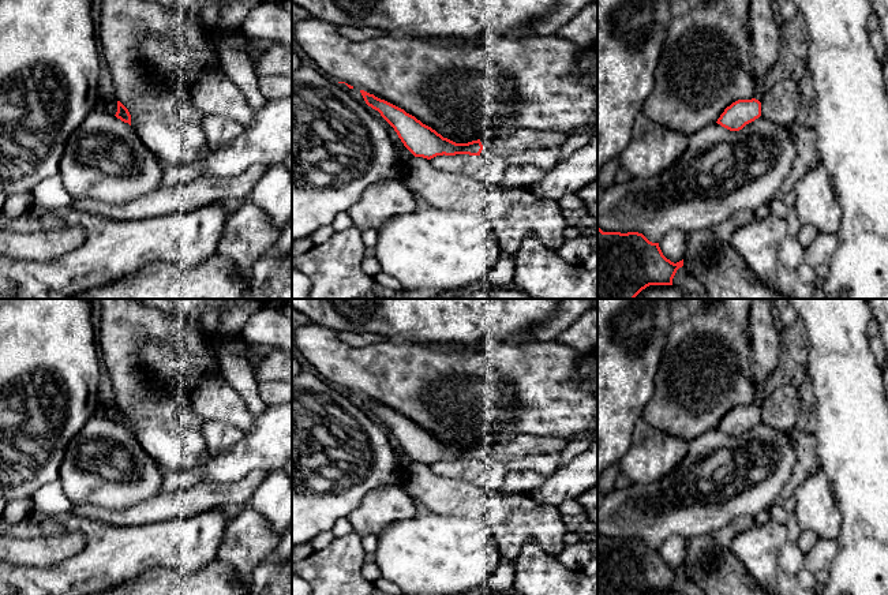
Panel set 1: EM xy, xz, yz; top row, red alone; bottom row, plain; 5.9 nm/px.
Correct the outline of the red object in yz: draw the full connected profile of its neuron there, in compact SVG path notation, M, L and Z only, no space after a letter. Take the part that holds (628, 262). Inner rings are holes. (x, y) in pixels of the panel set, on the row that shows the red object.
M597 227L597 299L634 299L649 285L672 285L672 278L682 266L683 259L671 262L663 255L659 243L649 242L642 233L603 232Z

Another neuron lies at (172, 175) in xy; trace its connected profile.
M194 162L186 165L168 165L162 172L160 188L172 187L177 183L187 183L196 179L199 169Z

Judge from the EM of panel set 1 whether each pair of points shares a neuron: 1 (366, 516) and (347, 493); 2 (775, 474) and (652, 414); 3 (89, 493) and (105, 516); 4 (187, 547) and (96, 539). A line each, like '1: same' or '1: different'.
1: different
2: different
3: different
4: same

